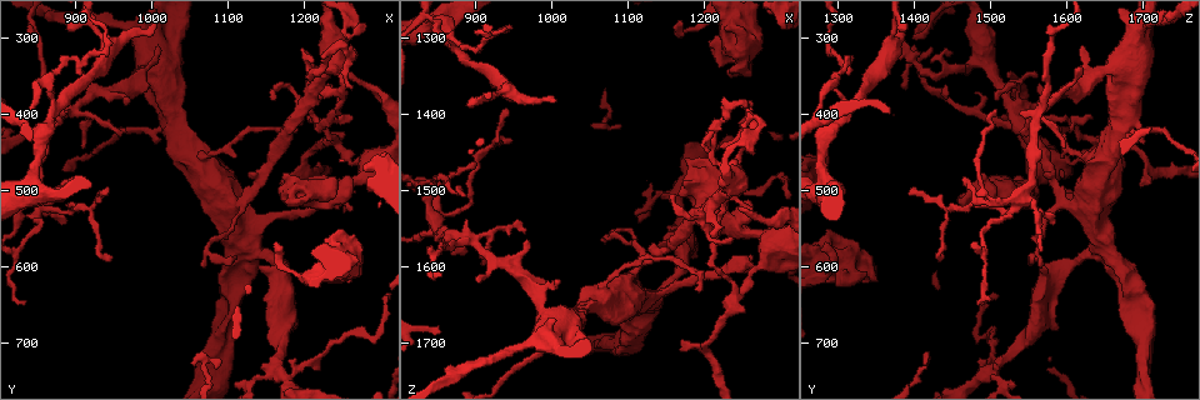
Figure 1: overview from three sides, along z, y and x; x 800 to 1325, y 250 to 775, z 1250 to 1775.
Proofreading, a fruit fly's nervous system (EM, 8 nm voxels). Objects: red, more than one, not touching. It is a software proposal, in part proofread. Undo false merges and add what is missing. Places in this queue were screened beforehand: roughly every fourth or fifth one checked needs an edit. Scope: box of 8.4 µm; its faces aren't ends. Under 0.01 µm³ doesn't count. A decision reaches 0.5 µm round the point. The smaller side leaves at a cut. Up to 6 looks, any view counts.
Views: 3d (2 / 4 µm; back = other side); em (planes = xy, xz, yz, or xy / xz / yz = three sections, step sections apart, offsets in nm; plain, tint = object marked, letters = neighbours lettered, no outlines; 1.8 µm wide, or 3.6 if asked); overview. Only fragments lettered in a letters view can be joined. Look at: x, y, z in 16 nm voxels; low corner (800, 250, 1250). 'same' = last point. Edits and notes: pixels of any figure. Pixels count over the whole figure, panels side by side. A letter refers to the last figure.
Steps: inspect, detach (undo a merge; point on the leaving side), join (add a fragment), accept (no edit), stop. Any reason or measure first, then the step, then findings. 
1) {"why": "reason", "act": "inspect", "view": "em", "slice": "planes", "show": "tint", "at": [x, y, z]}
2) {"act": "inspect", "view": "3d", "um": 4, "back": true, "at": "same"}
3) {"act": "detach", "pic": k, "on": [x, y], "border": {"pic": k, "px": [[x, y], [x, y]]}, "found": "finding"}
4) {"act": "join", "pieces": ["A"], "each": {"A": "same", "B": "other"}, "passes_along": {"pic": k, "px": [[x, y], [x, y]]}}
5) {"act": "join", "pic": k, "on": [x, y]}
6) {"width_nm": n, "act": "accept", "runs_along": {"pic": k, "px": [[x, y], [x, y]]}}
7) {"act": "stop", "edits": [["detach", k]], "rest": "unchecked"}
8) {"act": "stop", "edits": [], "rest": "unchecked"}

{"why": "three-way junction", "act": "inspect", "view": "em", "um": 3.6, "slice": "yz", "step": 4, "show": "tint", "at": [1245, 440, 1640]}

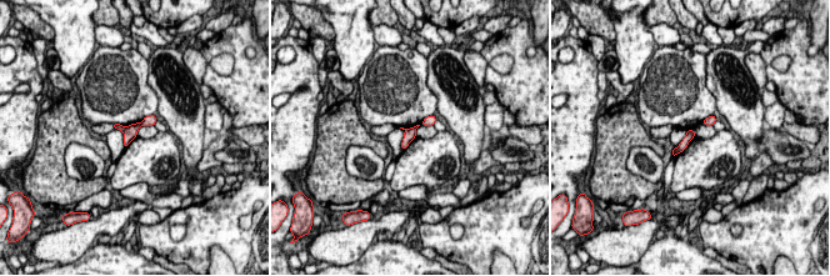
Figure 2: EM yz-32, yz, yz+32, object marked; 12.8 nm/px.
{"why": "another direction", "act": "inspect", "view": "em", "um": 3.6, "slice": "planes", "show": "tint", "at": "same"}

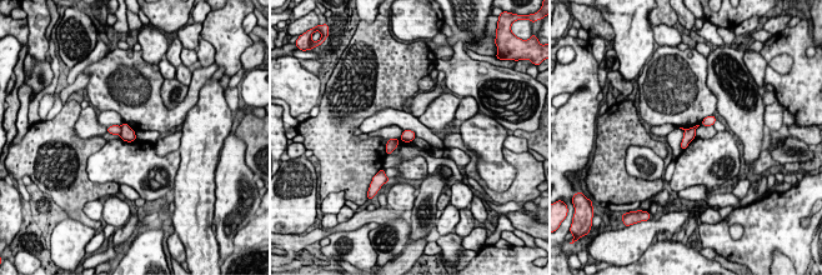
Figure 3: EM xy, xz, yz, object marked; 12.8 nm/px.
{"act": "inspect", "view": "em", "um": 3.6, "slice": "planes", "show": "letters", "at": "same"}

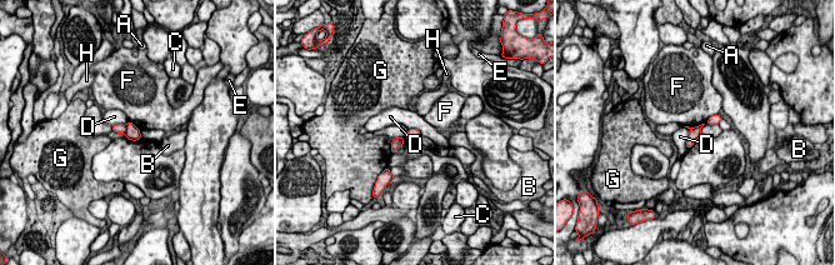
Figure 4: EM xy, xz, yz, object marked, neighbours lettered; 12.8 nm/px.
{"act": "detach", "pic": 4, "on": [133, 133], "each": {"A": "other", "B": "other", "C": "other", "D": "other", "E": "other", "F": "other", "G": "other", "H": "other"}, "found": "two cells meet here"}

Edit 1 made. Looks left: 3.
{"why": "see it whole again", "act": "inspect", "view": "overview"}

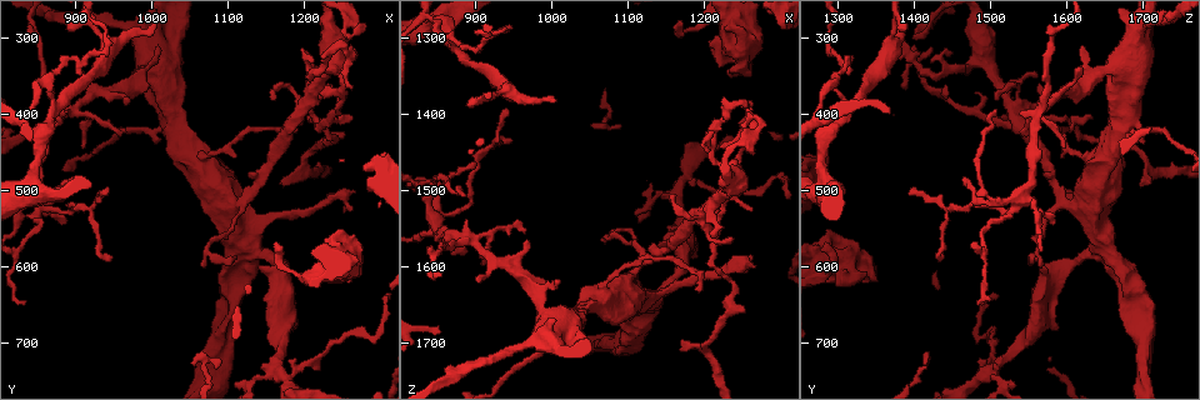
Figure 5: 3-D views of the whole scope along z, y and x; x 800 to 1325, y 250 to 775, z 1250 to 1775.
{"why": "three-way junction", "act": "inspect", "view": "em", "slice": "planes", "show": "letters", "at": [1190, 395, 1530]}

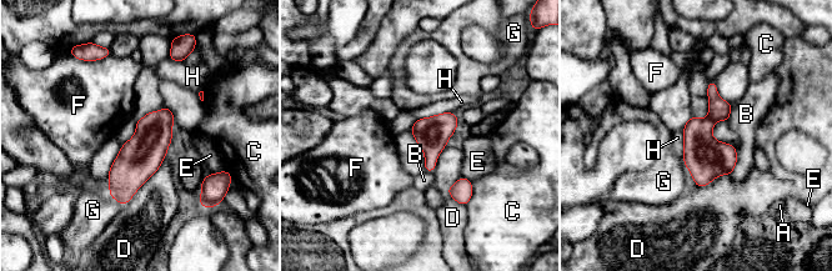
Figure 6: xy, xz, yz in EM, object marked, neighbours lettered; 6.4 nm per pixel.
{"width_nm": 220, "act": "accept", "each": {"A": "other", "B": "other", "C": "other", "D": "other", "E": "other", "F": "other", "G": "other", "H": "other"}, "border": {"pic": 6, "px": [[454, 111], [442, 111], [416, 120]]}, "found": "all the same cell"}

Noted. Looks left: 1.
{"act": "stop", "edits": [["detach", 4]], "rest": "unchecked"}

